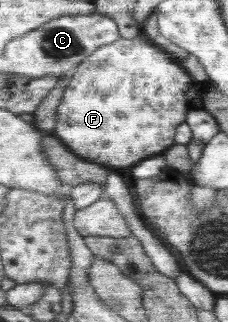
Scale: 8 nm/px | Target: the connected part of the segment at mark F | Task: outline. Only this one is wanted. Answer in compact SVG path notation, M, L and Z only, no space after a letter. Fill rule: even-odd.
M144 35L132 39L121 37L111 44L100 46L75 68L74 75L71 77L70 83L65 87L63 98L60 100L58 110L56 110L55 136L59 137L76 155L88 161L102 164L113 170L115 170L115 168L133 166L135 163L145 160L147 157L161 154L161 152L175 144L177 127L185 122L187 112L192 108L192 104L189 102L186 94L194 81L192 76L177 59L171 54L161 50L157 44L151 42Z

